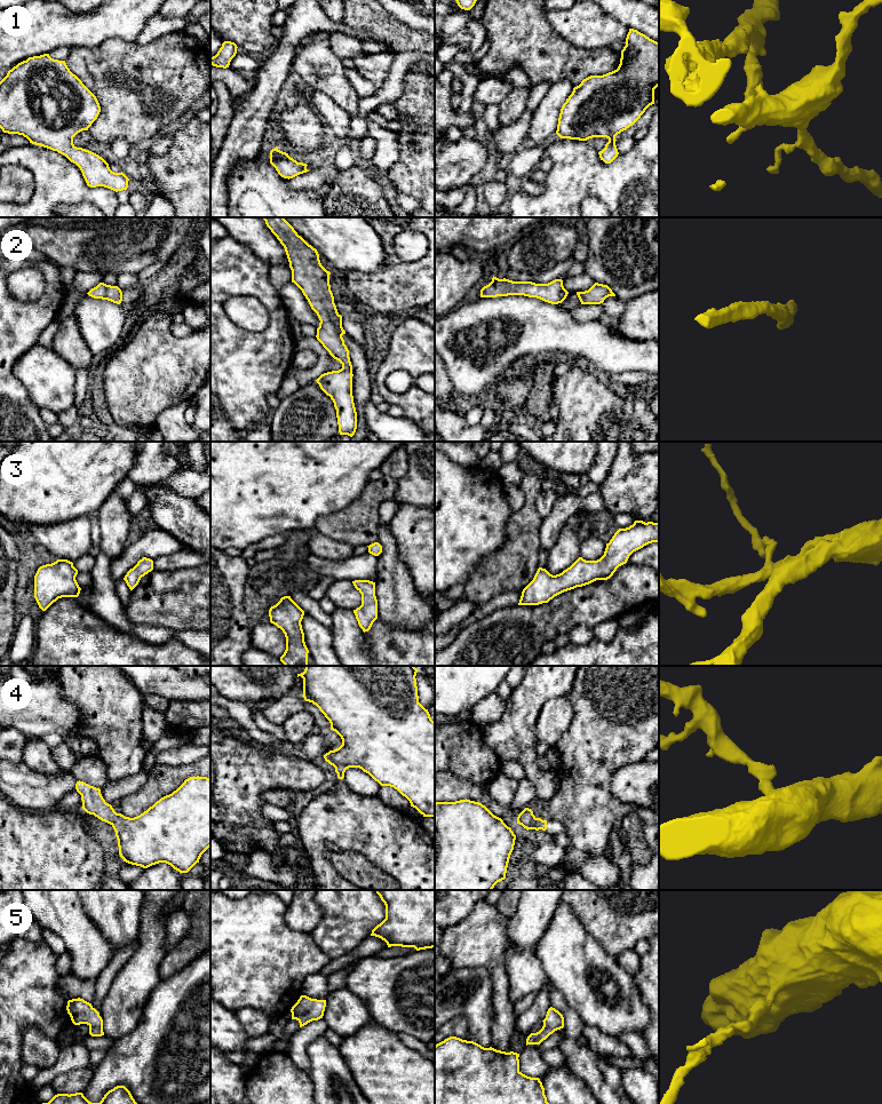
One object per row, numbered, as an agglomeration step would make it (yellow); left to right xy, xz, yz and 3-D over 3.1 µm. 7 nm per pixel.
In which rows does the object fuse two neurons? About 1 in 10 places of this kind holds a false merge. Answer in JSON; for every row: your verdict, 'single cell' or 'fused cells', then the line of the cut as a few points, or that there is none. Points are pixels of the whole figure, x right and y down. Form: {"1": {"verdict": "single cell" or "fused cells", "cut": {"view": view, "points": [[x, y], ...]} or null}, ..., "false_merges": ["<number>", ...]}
{"1": {"verdict": "single cell", "cut": null}, "2": {"verdict": "single cell", "cut": null}, "3": {"verdict": "single cell", "cut": null}, "4": {"verdict": "single cell", "cut": null}, "5": {"verdict": "single cell", "cut": null}, "false_merges": []}

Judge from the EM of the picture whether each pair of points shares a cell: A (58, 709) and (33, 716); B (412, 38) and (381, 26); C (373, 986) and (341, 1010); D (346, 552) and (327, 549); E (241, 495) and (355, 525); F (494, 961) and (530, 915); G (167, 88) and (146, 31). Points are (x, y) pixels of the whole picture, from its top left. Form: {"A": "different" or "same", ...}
{"A": "same", "B": "same", "C": "different", "D": "same", "E": "different", "F": "different", "G": "different"}

